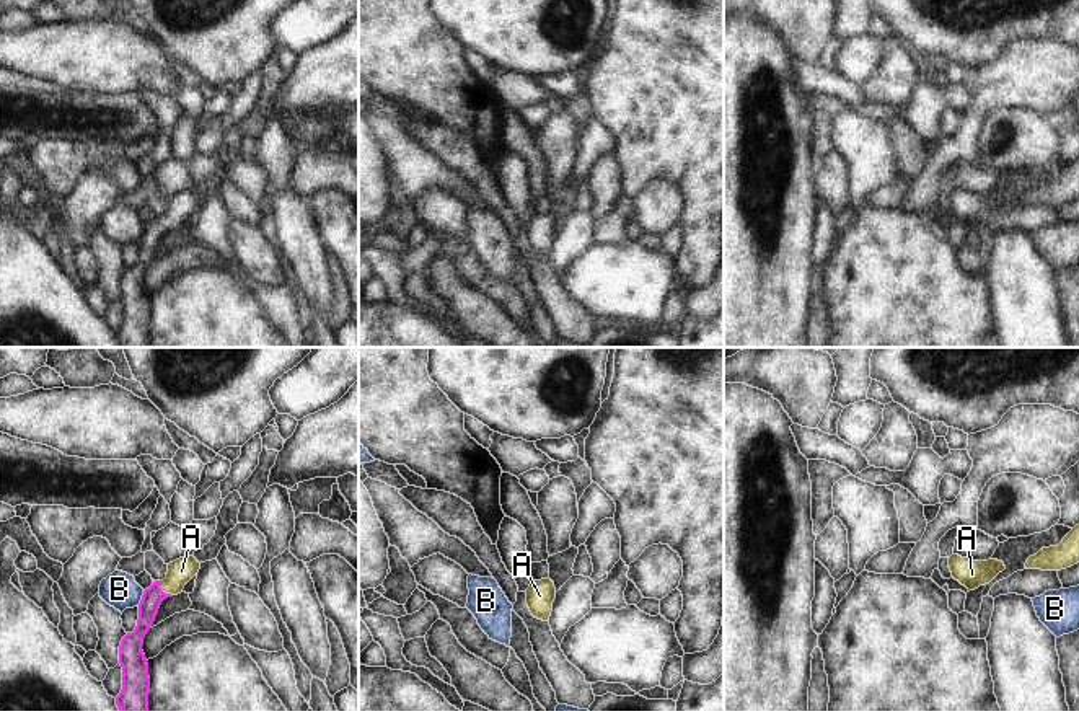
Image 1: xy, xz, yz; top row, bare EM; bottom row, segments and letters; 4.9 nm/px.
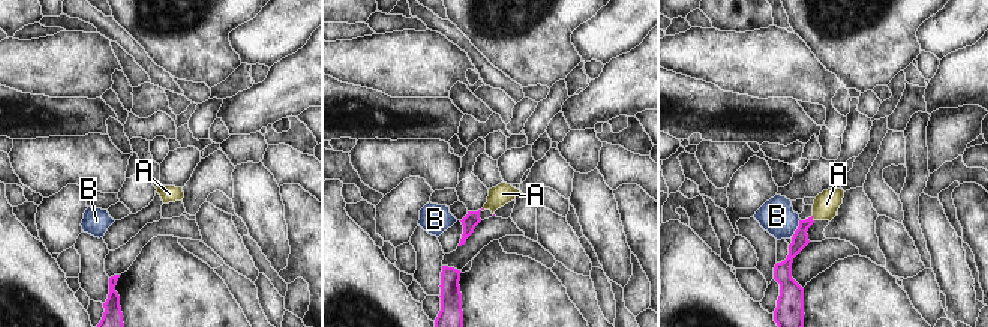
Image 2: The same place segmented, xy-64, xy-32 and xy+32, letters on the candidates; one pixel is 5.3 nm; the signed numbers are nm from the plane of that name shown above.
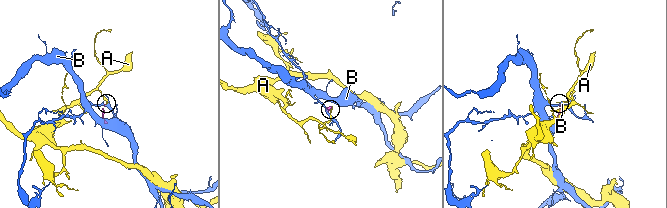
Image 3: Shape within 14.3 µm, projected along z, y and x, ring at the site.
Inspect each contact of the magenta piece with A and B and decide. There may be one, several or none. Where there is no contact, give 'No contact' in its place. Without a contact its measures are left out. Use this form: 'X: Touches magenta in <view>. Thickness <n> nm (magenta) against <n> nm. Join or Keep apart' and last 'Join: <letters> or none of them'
A: Touches magenta in xy. Thickness 100 nm (magenta) against 120 nm. Join
B: Touches magenta in xy. Thickness 110 nm (magenta) against 180 nm. Keep apart
Join: A.

